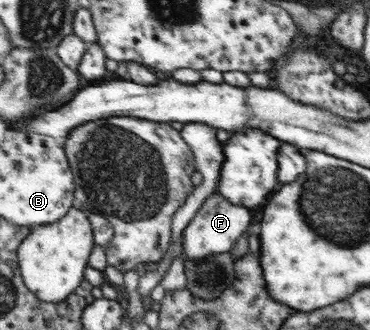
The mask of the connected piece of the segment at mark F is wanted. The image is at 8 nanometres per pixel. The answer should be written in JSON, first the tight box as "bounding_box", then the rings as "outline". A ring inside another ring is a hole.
{"bounding_box":[183,191,257,260],"outline":[[[219,191],[205,199],[201,210],[183,232],[184,260],[207,259],[211,255],[232,252],[239,238],[250,227],[252,218],[257,214],[255,210],[246,206],[233,204],[226,196],[220,195]]]}

